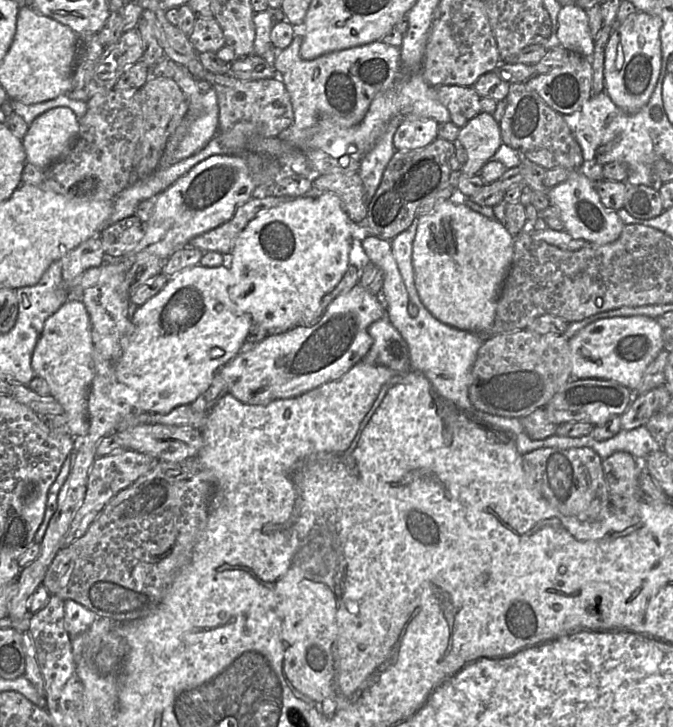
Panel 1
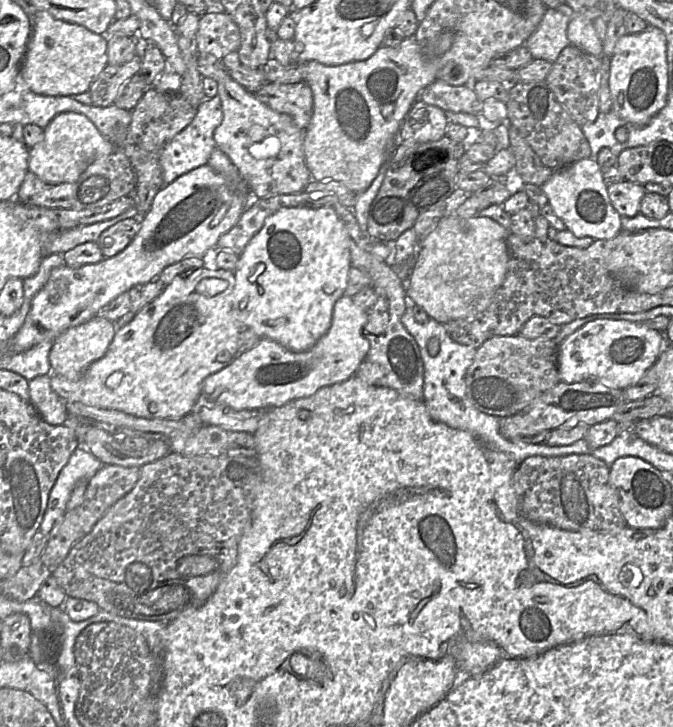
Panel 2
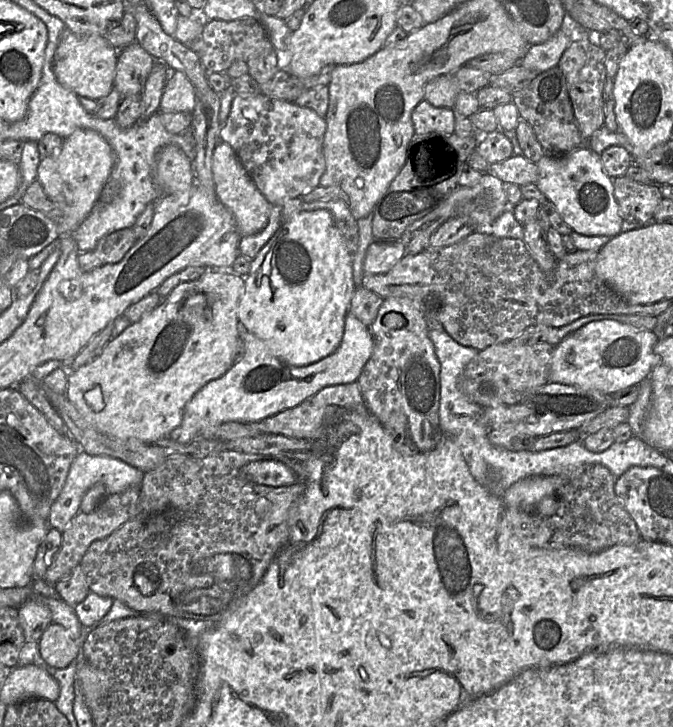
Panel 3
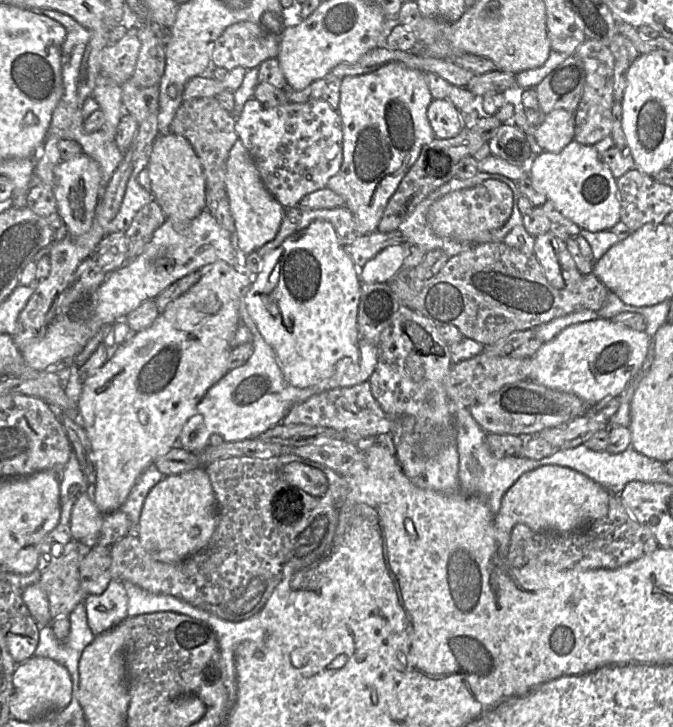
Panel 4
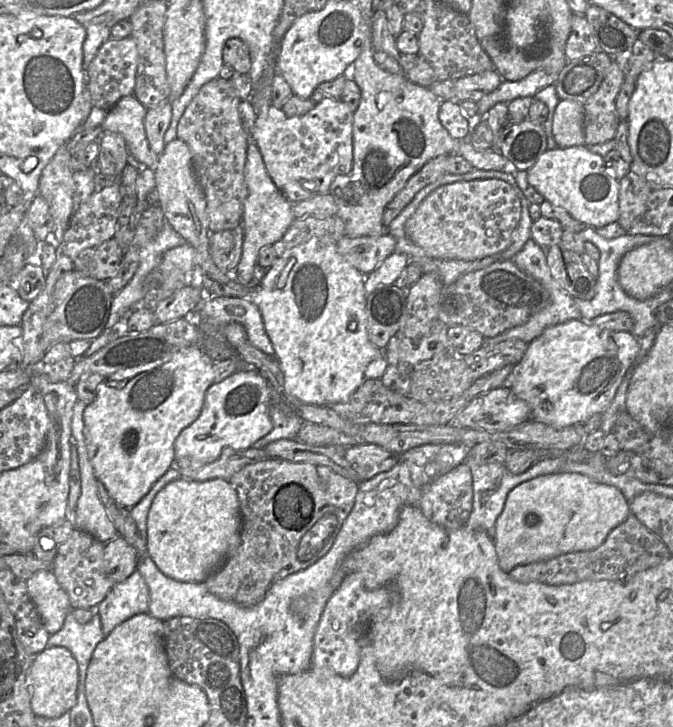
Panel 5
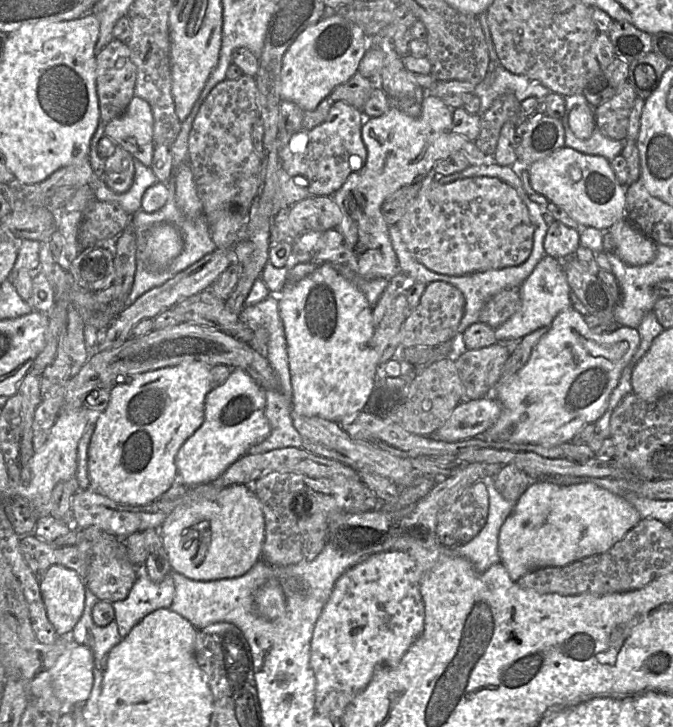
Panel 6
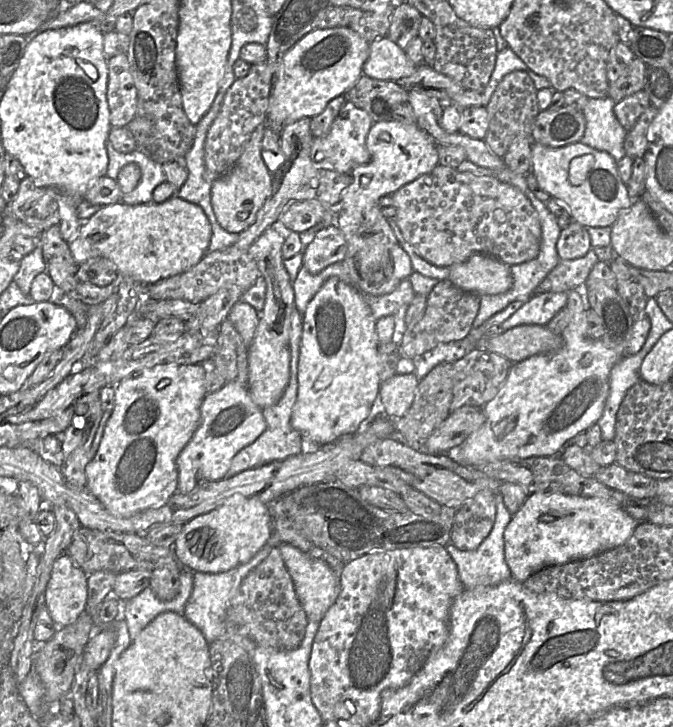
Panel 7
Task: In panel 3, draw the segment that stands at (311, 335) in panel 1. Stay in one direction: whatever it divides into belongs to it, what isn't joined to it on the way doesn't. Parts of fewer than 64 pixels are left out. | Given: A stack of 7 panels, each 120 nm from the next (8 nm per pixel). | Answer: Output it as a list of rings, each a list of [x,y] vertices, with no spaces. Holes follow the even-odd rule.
[[[351,312],[345,317],[344,333],[339,347],[327,357],[307,366],[292,366],[282,362],[270,350],[268,345],[239,324],[239,336],[245,342],[245,353],[221,377],[210,381],[200,389],[187,403],[184,416],[179,427],[171,433],[171,439],[181,444],[188,444],[199,438],[203,431],[226,422],[255,423],[283,410],[298,406],[321,389],[357,382],[364,366],[373,353],[373,337],[369,327],[364,325]]]

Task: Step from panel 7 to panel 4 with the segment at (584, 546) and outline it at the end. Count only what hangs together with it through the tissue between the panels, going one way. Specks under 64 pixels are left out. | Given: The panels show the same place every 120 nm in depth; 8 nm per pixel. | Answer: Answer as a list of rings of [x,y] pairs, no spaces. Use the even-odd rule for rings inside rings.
[[[545,465],[526,472],[505,492],[494,517],[497,547],[507,557],[511,531],[519,523],[536,532],[580,532],[607,515],[609,499],[605,487],[570,468]]]

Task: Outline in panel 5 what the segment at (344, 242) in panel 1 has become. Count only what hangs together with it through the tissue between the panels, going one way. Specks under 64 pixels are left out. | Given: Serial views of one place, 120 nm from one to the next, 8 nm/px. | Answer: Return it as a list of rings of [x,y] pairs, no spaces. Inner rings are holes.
[[[312,238],[309,241],[295,246],[278,256],[272,266],[267,269],[265,276],[255,288],[249,288],[249,293],[243,297],[256,304],[261,312],[265,330],[274,348],[274,357],[279,362],[284,375],[284,386],[287,396],[305,404],[331,406],[335,403],[346,402],[356,389],[363,383],[365,370],[374,359],[383,356],[383,350],[374,346],[368,338],[366,316],[365,278],[361,271],[352,266],[337,250],[333,241],[320,241]]]

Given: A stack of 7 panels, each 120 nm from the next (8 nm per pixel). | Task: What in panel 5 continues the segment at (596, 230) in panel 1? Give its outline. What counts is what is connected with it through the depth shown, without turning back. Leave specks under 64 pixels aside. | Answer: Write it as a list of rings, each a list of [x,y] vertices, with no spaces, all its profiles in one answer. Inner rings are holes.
[[[586,145],[555,147],[545,151],[536,163],[527,170],[529,184],[545,200],[565,209],[573,218],[595,229],[601,228],[619,219],[619,181],[612,176],[604,157],[593,153]]]

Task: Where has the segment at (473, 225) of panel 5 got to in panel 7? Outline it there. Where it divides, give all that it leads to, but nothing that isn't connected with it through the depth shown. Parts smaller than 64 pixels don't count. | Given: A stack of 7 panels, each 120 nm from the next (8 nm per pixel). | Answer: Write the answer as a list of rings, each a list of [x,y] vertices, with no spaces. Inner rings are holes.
[[[438,164],[431,172],[401,187],[392,198],[396,207],[395,221],[404,238],[433,265],[450,267],[466,261],[475,253],[482,253],[513,266],[534,259],[540,251],[542,232],[535,208],[518,188],[498,179],[459,172]]]

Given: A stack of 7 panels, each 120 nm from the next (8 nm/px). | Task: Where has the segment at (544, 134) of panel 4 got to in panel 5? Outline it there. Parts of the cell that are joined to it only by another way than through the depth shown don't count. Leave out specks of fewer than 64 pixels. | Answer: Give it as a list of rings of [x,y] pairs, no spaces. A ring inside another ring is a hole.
[[[560,100],[552,118],[551,138],[557,147],[585,145],[583,104]]]

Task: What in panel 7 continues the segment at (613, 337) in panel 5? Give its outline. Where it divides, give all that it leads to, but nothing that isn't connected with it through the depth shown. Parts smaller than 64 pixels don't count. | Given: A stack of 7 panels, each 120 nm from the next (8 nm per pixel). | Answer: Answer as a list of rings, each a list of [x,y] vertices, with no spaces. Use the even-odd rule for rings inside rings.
[[[571,290],[567,292],[567,296],[566,309],[569,322],[560,334],[563,338],[563,346],[553,353],[535,355],[512,366],[497,395],[482,407],[485,415],[482,426],[448,453],[457,463],[479,467],[489,462],[506,459],[558,456],[570,439],[586,432],[601,417],[609,394],[612,367],[622,358],[633,356],[641,350],[650,331],[650,320],[647,316],[636,320],[628,345],[622,352],[618,352],[605,346],[602,340],[587,337],[581,295],[576,290]]]

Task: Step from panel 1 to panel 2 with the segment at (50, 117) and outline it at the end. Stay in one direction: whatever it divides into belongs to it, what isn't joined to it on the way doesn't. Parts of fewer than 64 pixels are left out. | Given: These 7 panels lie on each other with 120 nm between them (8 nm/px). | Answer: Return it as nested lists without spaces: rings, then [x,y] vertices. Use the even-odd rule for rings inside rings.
[[[62,112],[43,128],[43,138],[28,152],[28,168],[46,184],[73,183],[99,155],[108,155],[114,144],[84,115]]]

